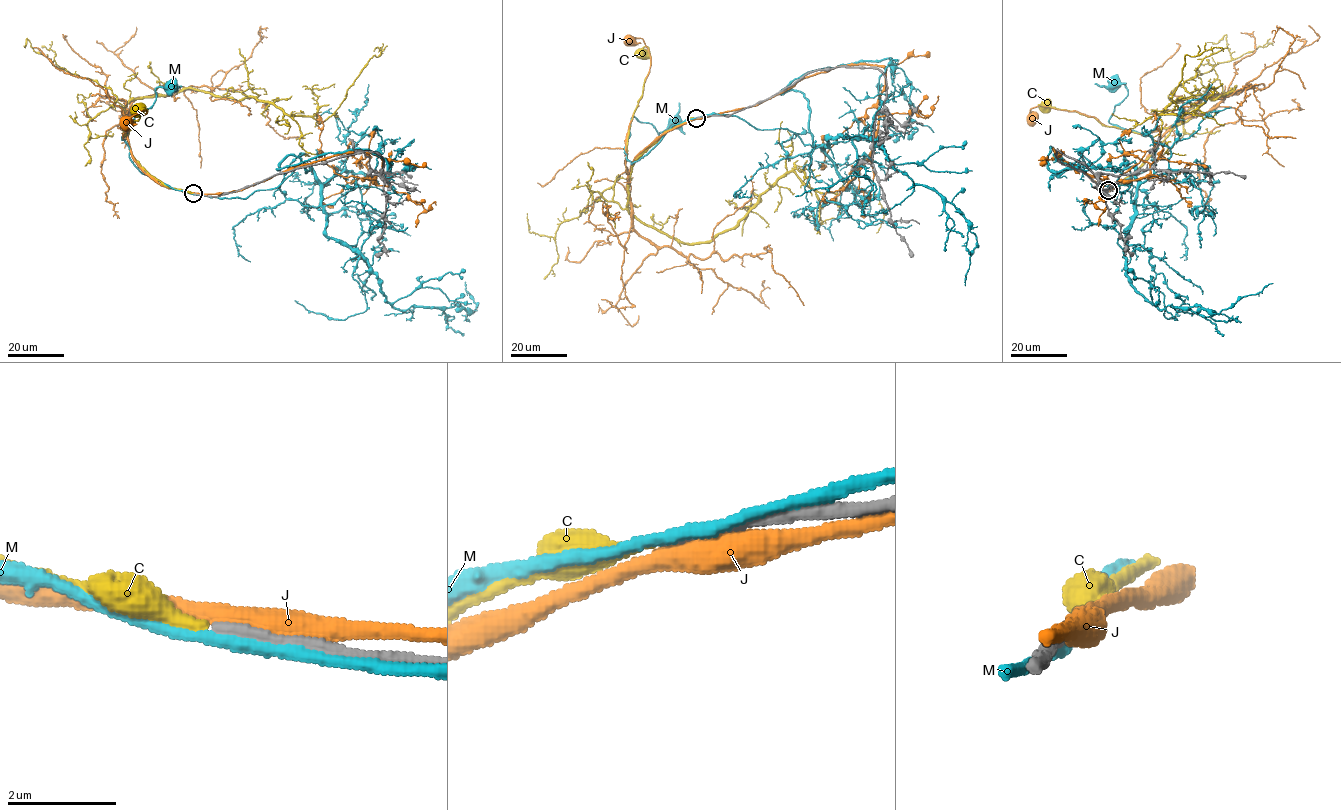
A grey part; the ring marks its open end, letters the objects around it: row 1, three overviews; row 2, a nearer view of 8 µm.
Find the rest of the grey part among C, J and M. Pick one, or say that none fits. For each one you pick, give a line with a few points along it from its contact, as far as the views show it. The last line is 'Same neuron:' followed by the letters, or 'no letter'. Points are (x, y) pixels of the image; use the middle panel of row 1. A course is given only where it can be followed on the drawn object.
C: Its course: (696, 118), (656, 140), (634, 161), (630, 179), (626, 169), (628, 129), (651, 60), (642, 54)
Same neuron: C

